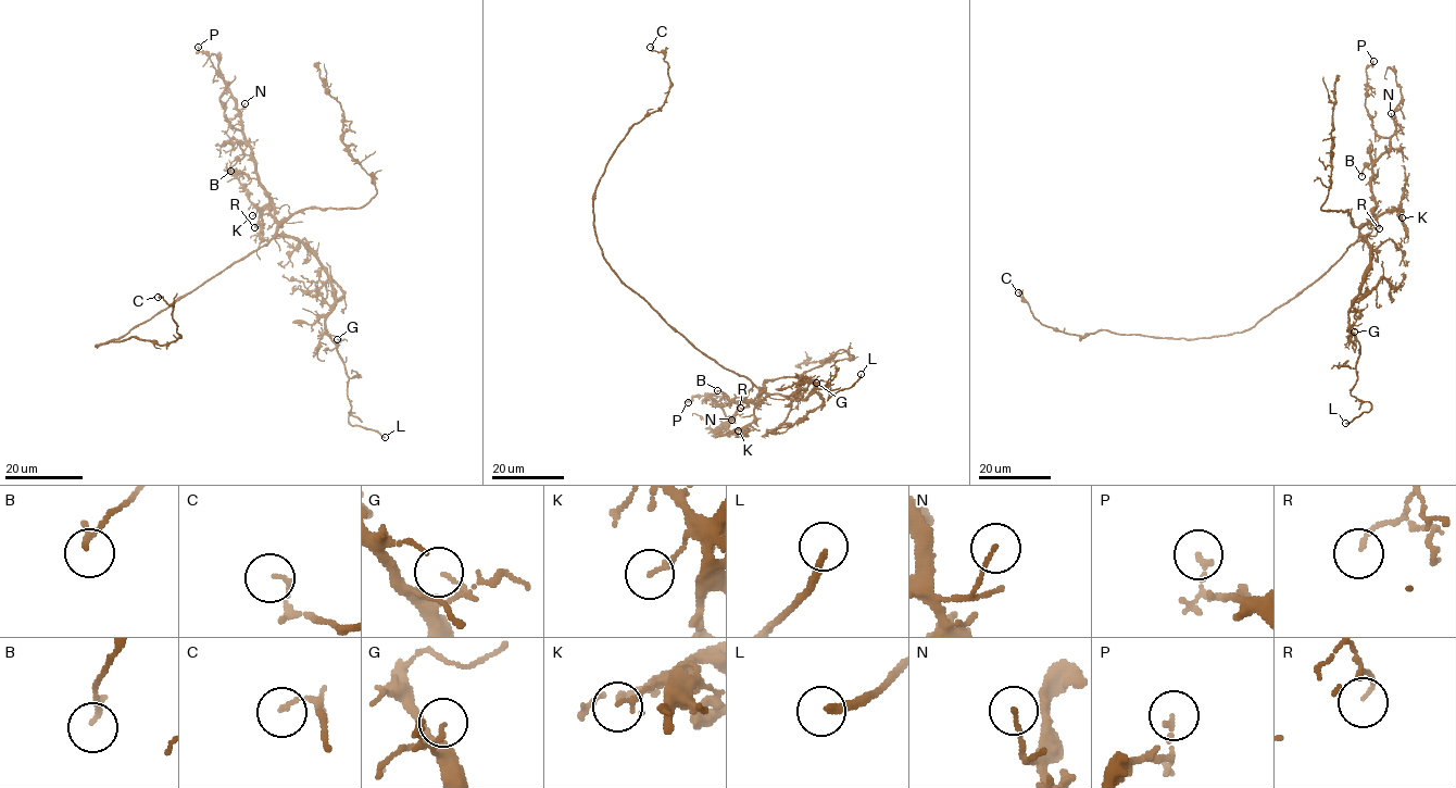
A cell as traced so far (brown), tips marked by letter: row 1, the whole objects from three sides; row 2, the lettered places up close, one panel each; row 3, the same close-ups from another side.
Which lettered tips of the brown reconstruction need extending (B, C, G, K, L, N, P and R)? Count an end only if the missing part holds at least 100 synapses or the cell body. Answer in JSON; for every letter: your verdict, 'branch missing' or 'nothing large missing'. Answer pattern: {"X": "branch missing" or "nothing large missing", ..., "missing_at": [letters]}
{"B": "nothing large missing", "C": "nothing large missing", "G": "nothing large missing", "K": "nothing large missing", "L": "branch missing", "N": "nothing large missing", "P": "nothing large missing", "R": "nothing large missing", "missing_at": ["L"]}

